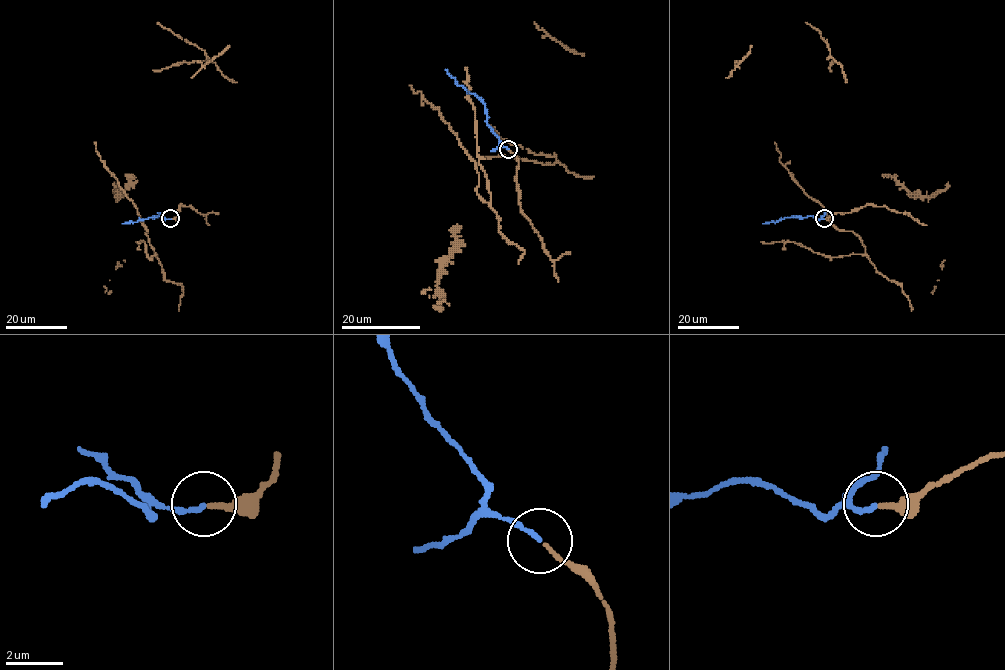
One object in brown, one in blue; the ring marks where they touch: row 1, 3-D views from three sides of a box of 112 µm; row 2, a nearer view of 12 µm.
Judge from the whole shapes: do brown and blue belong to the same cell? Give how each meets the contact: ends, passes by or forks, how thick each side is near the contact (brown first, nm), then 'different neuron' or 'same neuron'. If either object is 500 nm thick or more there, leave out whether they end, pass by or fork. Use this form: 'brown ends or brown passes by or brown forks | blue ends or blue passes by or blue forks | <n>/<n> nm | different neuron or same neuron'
brown ends | blue ends | 160/150 nm | same neuron

